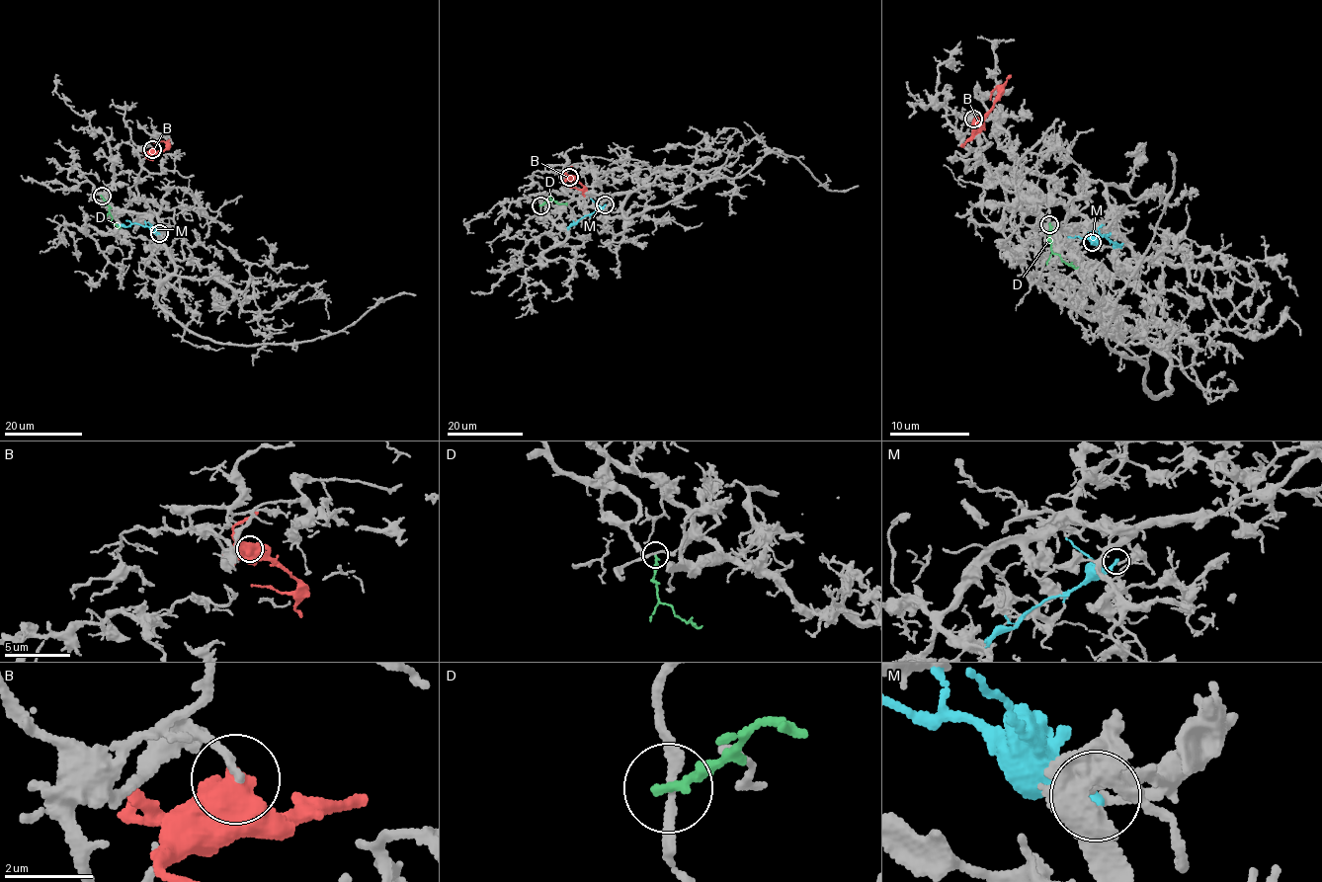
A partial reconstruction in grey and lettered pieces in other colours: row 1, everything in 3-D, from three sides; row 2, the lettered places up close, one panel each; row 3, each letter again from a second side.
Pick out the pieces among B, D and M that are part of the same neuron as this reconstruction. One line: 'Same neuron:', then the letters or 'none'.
Same neuron: none

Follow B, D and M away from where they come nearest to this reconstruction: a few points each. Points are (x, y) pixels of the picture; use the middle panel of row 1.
B: (569, 177), (577, 179), (583, 187), (570, 187)
D: (540, 204), (550, 200), (566, 205)
M: (605, 204), (567, 229)

